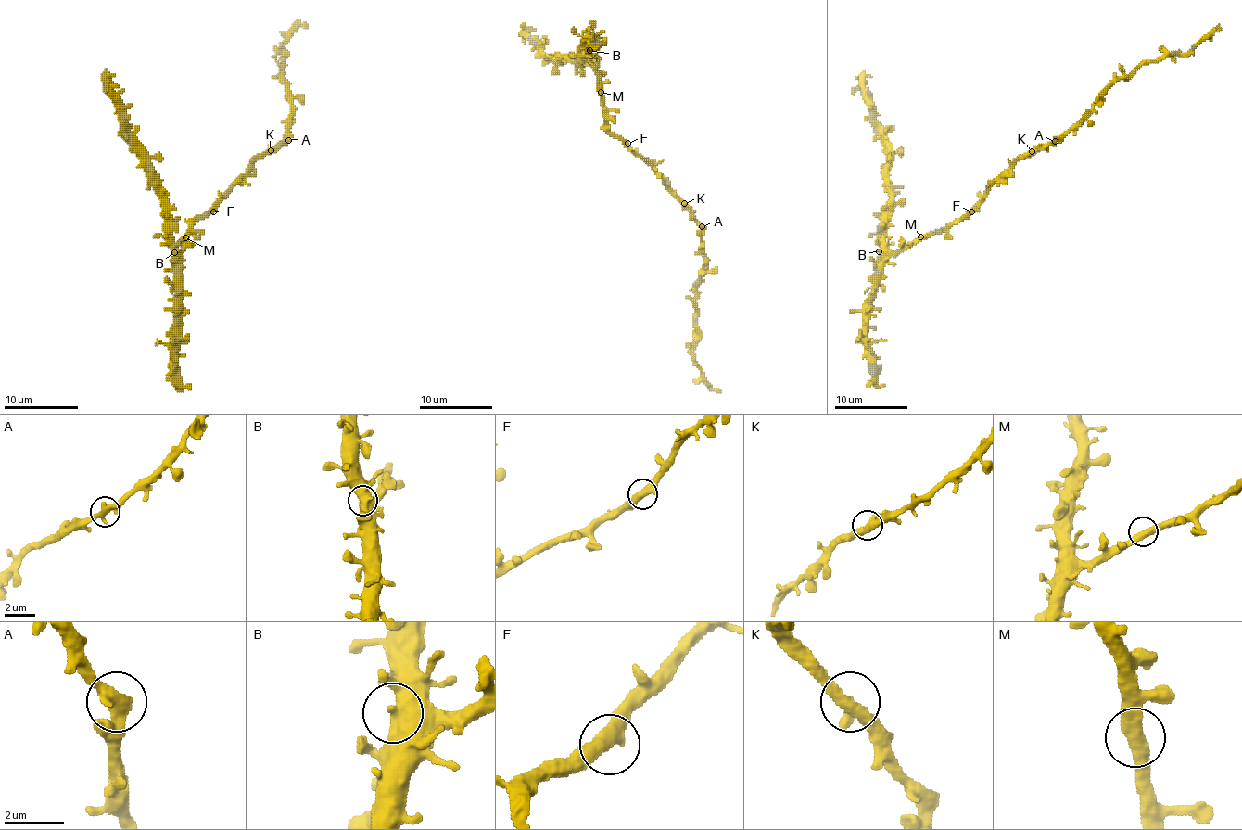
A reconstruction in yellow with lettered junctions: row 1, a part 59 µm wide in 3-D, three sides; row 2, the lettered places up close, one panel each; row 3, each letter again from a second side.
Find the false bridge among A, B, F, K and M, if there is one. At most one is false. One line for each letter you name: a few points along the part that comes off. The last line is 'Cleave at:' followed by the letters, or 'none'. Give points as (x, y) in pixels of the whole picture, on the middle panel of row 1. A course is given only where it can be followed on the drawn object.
Cleave at: none

